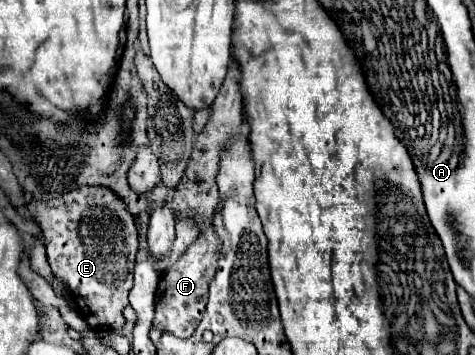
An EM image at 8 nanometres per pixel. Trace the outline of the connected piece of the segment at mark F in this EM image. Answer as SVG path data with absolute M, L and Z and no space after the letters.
M205 227L201 239L191 243L185 255L181 255L179 261L161 277L155 301L153 329L163 333L179 333L179 339L189 339L195 333L207 305L209 281L217 269L217 247L221 247L221 243L217 243L217 235Z

